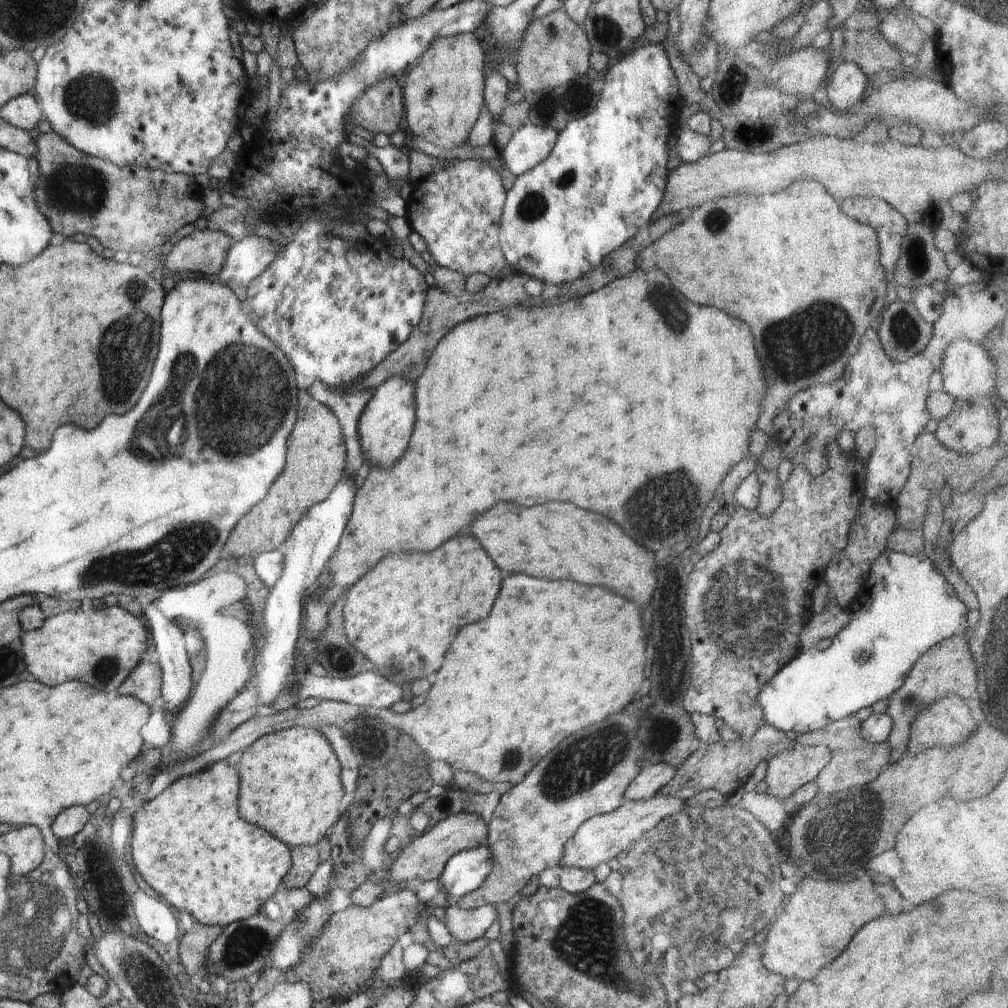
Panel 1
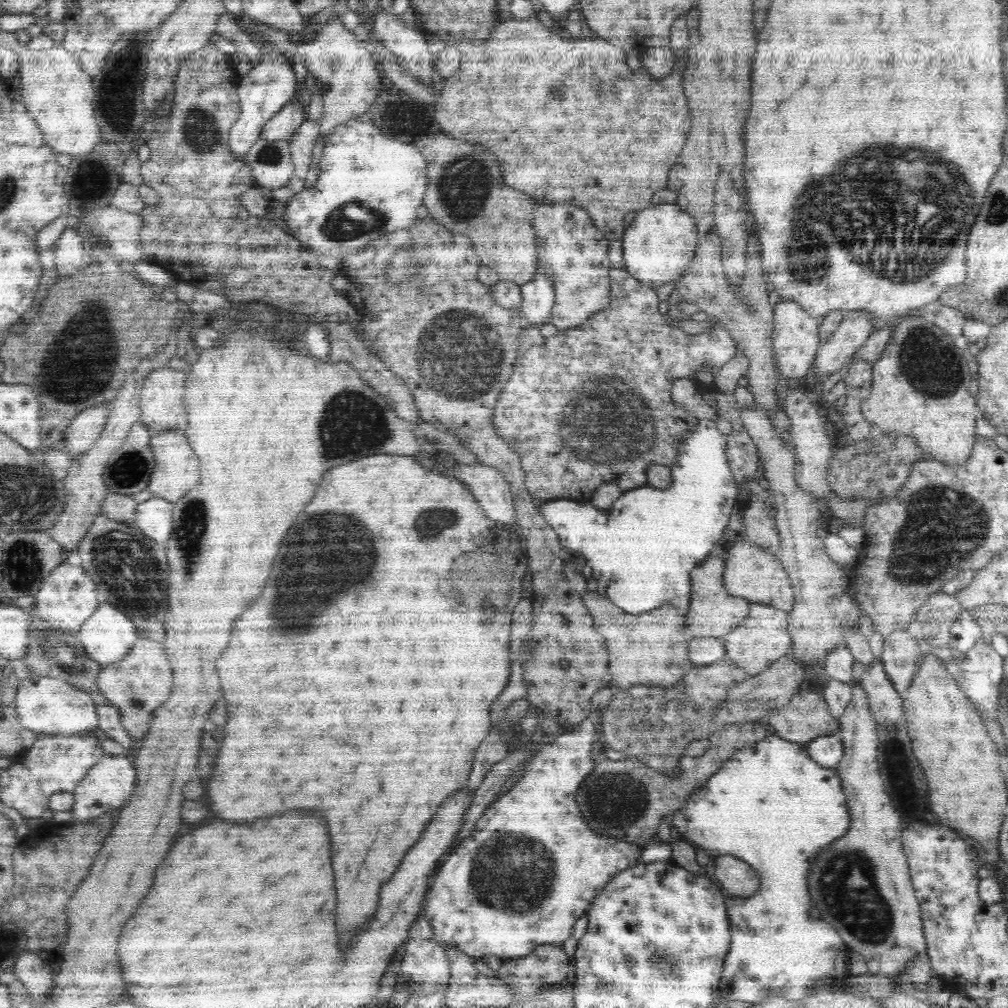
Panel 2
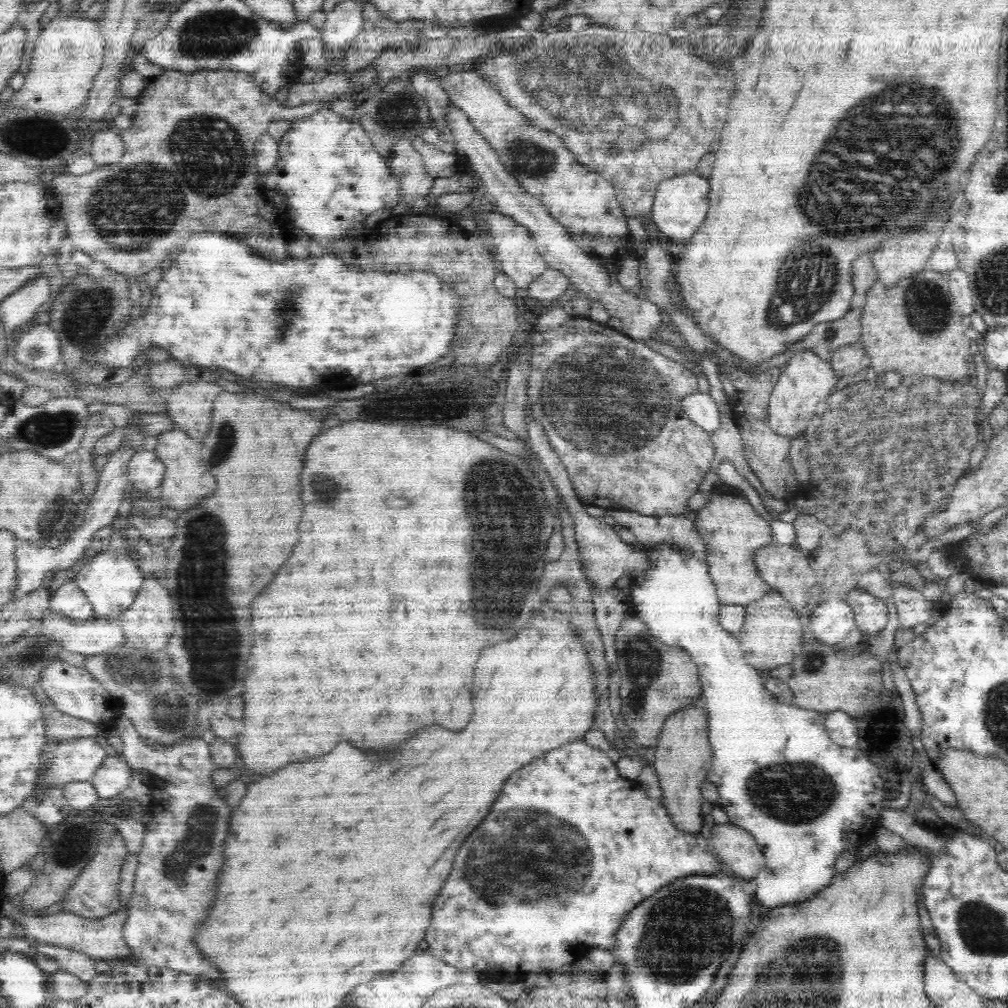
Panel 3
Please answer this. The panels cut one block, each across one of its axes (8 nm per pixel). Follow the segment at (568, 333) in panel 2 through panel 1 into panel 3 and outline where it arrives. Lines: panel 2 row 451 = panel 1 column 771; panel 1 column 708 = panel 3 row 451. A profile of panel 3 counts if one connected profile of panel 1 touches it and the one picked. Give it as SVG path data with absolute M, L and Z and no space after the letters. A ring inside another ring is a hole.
M571 317L564 324L542 332L538 332L539 341L533 347L533 356L530 358L532 373L526 395L529 396L531 416L541 422L545 433L548 435L551 449L556 452L562 464L566 467L572 488L576 496L586 505L594 505L600 509L629 510L644 516L678 515L690 512L688 500L700 490L704 476L710 472L710 460L714 458L715 446L710 438L710 433L698 426L682 409L682 398L698 391L698 378L690 370L684 368L673 359L662 356L657 351L647 347L642 341L634 340L629 335L617 331L606 324L593 321L587 317Z

